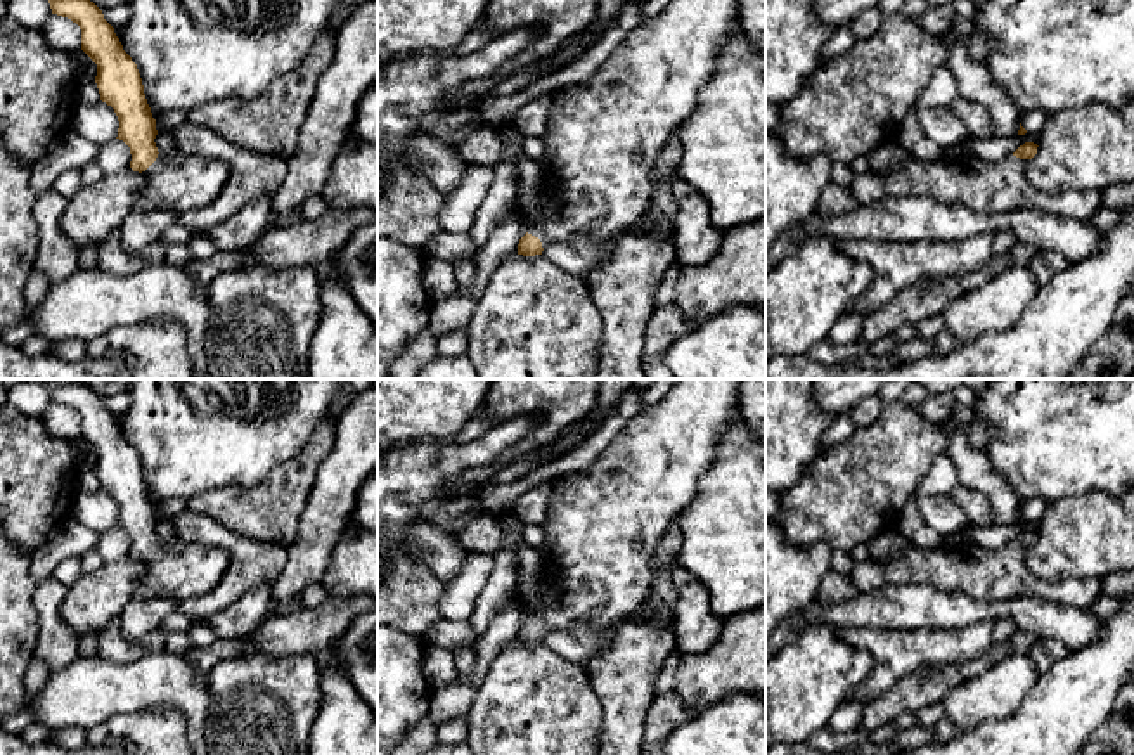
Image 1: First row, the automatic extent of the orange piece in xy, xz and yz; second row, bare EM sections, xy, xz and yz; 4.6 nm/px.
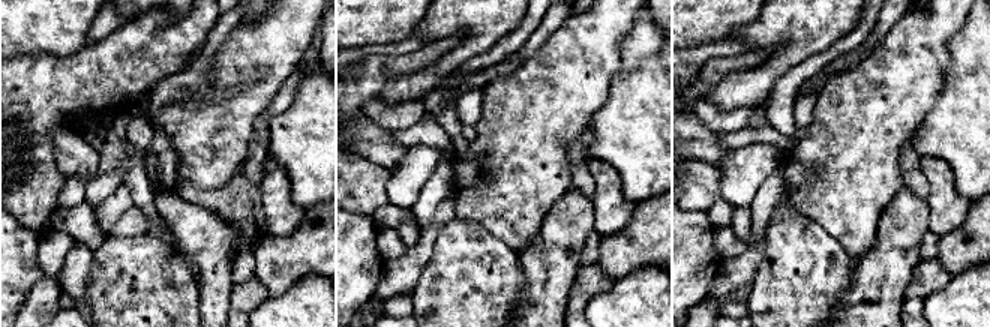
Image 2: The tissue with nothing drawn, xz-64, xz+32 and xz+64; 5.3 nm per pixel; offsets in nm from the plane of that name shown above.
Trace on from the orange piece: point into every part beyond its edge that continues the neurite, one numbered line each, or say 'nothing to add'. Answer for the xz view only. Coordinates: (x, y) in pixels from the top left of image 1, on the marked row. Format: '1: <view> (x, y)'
1: xz (603, 135)

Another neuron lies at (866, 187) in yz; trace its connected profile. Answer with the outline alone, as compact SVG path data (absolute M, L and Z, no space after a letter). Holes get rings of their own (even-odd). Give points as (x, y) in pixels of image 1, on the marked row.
M873 171L855 175L848 189L859 203L874 203L886 199L881 178Z

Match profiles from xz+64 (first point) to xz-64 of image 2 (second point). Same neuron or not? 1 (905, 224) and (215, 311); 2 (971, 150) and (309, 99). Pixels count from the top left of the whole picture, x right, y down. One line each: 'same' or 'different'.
1: same
2: same

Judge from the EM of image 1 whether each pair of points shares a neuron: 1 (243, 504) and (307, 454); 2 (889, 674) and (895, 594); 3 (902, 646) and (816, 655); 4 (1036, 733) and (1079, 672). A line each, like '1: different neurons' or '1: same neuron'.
1: same neuron
2: different neurons
3: different neurons
4: same neuron

